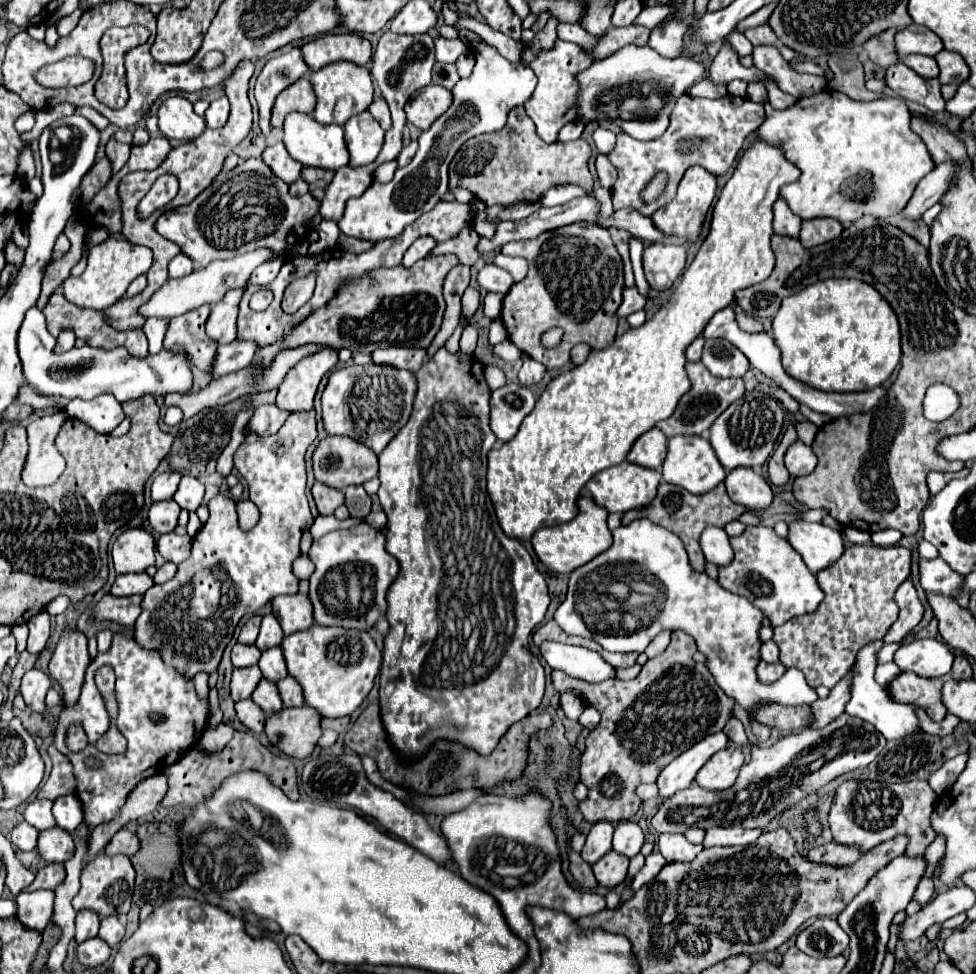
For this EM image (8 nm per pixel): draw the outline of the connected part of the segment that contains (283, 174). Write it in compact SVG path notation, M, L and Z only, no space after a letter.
M278 142L278 144L270 146L270 148L266 148L266 150L262 152L262 160L272 168L272 172L274 172L278 178L282 178L282 180L288 182L288 184L292 184L292 182L300 176L302 164L290 158L290 154L286 152L286 148L284 148L282 142Z

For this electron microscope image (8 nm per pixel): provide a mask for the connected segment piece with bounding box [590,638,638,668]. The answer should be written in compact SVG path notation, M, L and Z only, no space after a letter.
M591 640L591 650L598 652L606 662L610 662L614 668L628 668L636 664L636 656L638 654L612 654L612 652L604 650L596 641Z

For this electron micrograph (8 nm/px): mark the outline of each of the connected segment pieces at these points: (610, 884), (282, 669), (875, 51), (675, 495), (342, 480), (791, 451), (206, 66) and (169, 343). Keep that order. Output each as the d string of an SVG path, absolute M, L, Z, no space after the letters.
M614 850L606 852L594 866L594 876L602 888L616 888L624 882L628 872L628 858L616 854Z
M276 646L274 650L266 650L266 652L262 652L258 666L260 666L264 678L270 680L270 682L278 682L278 680L282 680L282 678L288 676L286 662L284 662L284 656L282 656L280 646Z
M886 30L886 32L870 38L870 42L864 44L864 50L868 52L868 56L874 64L888 68L894 62L898 62L898 56L894 50L894 34L896 34L896 30Z
M662 482L660 488L658 488L658 496L644 508L636 508L636 510L630 510L624 514L624 522L622 524L630 524L632 520L636 518L648 518L664 528L668 528L670 532L674 532L686 546L688 550L688 556L690 556L690 562L694 566L694 570L698 572L704 572L704 554L700 550L700 544L698 544L698 538L702 534L704 528L708 526L726 526L728 522L736 520L742 512L746 512L744 506L732 502L726 494L726 488L724 484L720 482L714 490L706 492L706 494L690 494L688 490L680 488L680 486L674 486L674 484L668 484L668 482Z
M326 436L324 440L320 440L312 454L312 462L316 480L336 490L344 490L346 486L360 486L378 474L378 456L368 446L348 436Z
M798 440L798 442L794 442L788 448L784 462L786 462L786 468L788 468L790 476L798 478L798 476L806 476L806 474L810 474L814 470L816 456L814 456L814 452L812 452L810 446L806 446L806 444L802 444Z
M212 50L212 52L208 52L204 58L202 58L202 62L198 64L198 68L200 70L214 70L216 66L220 66L224 62L224 54L222 52L218 52L218 50Z
M200 306L182 316L174 316L168 322L164 348L170 352L186 354L186 358L196 366L210 374L210 362L214 360L216 342L210 340L204 332L204 322L210 314L210 306Z

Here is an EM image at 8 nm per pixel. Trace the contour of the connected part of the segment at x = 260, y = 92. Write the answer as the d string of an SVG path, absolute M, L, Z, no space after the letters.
M294 46L290 52L282 56L274 56L266 62L262 68L260 76L256 78L254 86L254 98L258 102L258 112L260 112L260 128L264 136L270 134L270 110L274 104L274 98L290 84L294 84L302 74L308 72L306 62L302 60L300 48Z

